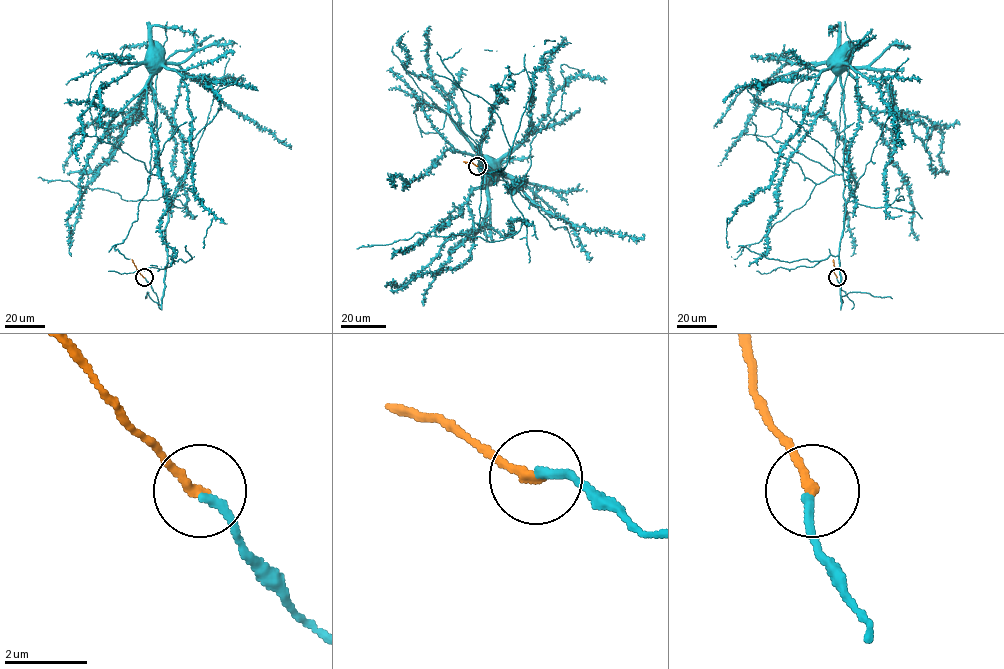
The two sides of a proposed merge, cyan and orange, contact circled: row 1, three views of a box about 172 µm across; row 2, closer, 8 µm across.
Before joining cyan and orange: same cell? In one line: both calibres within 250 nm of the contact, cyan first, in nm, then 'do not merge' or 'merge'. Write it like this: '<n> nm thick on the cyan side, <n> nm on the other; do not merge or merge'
220 nm thick on the cyan side, 240 nm on the other; merge

